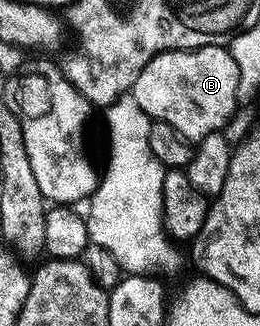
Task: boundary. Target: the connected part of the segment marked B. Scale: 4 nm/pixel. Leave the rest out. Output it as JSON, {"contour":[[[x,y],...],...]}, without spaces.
{"contour":[[[206,45],[200,49],[173,49],[159,53],[137,75],[129,96],[137,99],[137,107],[145,111],[152,121],[169,123],[181,135],[198,139],[226,130],[235,105],[240,104],[237,95],[239,72],[230,48],[222,45]]]}

